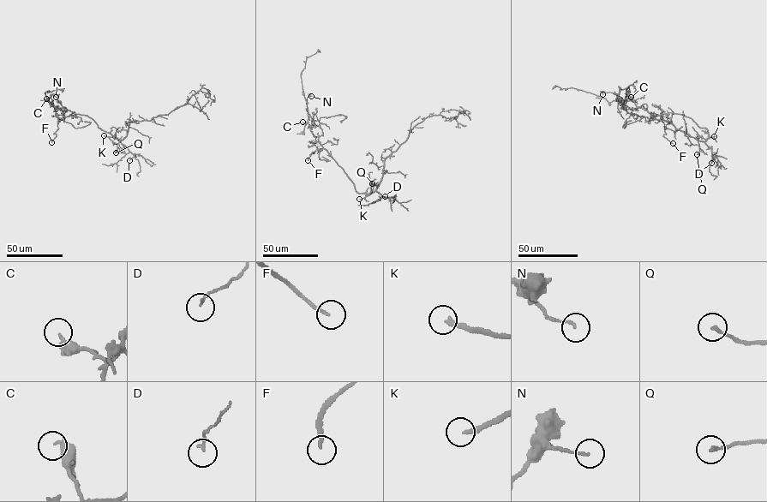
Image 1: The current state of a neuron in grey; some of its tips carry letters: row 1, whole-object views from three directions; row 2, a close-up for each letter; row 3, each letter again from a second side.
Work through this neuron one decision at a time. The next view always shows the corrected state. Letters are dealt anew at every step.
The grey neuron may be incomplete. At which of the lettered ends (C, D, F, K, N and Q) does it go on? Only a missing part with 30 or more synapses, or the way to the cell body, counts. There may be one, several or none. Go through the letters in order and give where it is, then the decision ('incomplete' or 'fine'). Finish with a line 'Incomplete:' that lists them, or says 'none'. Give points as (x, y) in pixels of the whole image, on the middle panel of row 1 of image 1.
C: place (302, 122); fine
D: place (385, 196); fine
F: place (308, 160); incomplete
K: place (359, 199); incomplete
N: place (311, 96); fine
Q: place (372, 183); fine
Incomplete: F, K

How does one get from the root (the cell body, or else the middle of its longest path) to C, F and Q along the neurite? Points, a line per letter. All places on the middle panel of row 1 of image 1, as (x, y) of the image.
C: (362, 194), (356, 192), (347, 174), (310, 130), (311, 116), (306, 123), (302, 122)
F: (362, 194), (356, 192), (353, 182), (326, 150), (316, 150), (309, 154), (312, 152), (308, 160)
Q: (362, 194), (369, 194), (374, 190), (377, 186), (374, 185), (377, 185), (372, 183)

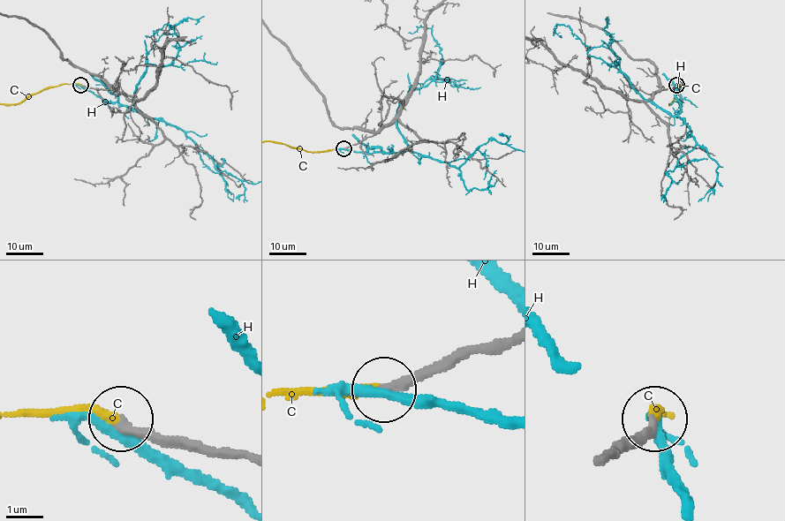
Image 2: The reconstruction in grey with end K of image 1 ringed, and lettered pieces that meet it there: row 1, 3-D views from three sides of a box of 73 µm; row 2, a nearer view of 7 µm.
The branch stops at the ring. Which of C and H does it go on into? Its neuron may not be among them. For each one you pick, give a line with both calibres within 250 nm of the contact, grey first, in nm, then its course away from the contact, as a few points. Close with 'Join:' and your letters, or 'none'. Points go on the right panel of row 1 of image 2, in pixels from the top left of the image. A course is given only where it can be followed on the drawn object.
C: Thickness 280 nm (grey) against 240 nm
Join: C

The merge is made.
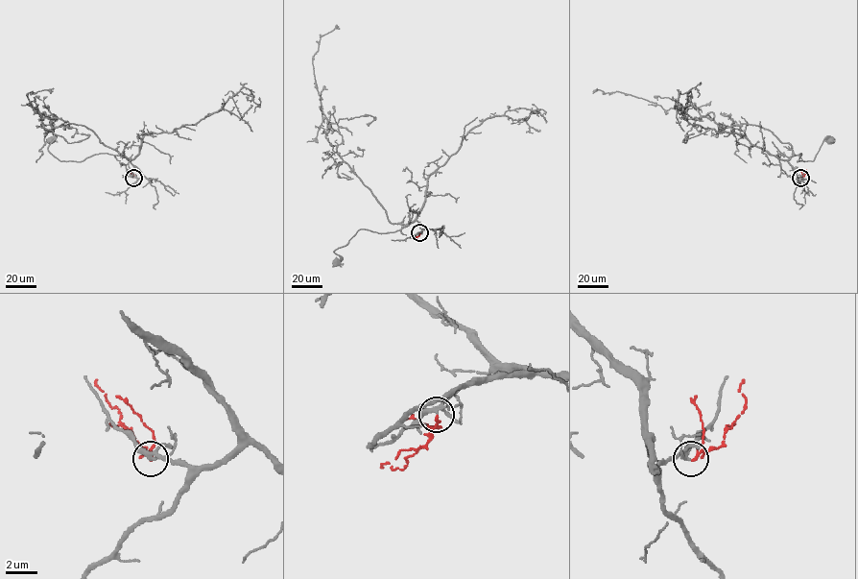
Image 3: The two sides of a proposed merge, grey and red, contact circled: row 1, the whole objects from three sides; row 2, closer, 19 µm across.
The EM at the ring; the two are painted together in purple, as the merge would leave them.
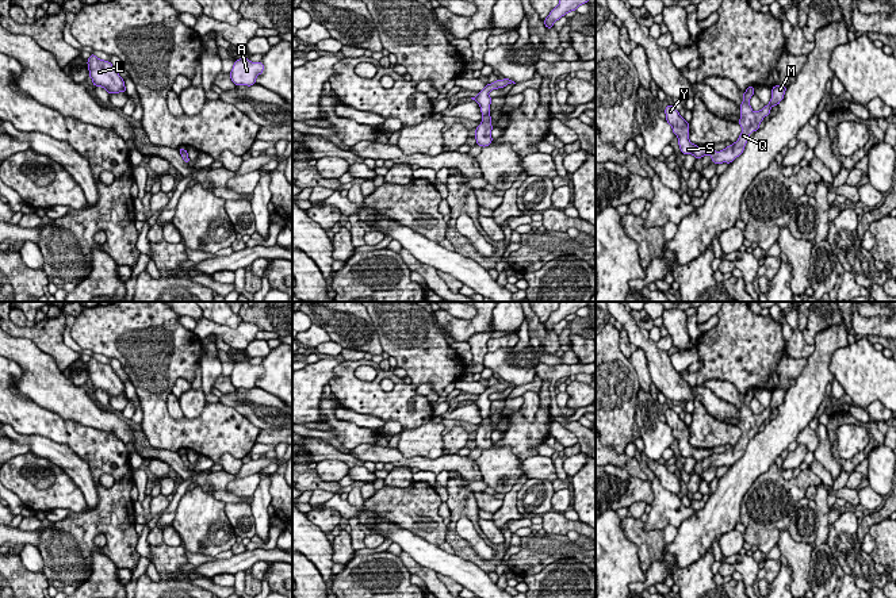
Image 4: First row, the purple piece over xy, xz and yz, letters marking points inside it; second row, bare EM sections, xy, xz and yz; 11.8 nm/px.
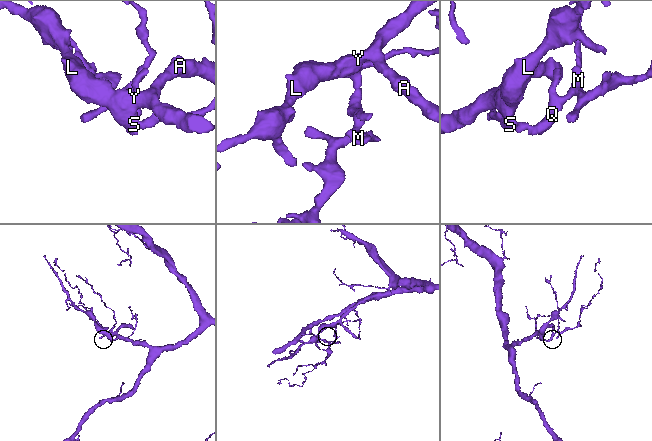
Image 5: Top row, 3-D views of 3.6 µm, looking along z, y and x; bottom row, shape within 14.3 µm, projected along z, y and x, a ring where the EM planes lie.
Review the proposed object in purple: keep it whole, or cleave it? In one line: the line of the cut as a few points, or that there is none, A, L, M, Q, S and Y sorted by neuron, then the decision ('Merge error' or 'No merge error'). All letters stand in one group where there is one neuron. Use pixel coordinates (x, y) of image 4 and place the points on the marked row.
Split along xz (489, 114), (483, 117). Groups: A L S Y / M Q. Merge error

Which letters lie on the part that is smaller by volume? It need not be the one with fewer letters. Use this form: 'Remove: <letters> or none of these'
Remove: M, Q

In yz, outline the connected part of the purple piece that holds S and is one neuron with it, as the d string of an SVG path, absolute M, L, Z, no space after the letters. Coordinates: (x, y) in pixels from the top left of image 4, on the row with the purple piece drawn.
M671 104L666 107L665 114L674 135L678 137L681 153L701 158L713 152L712 146L697 146L689 141L689 122L686 122Z

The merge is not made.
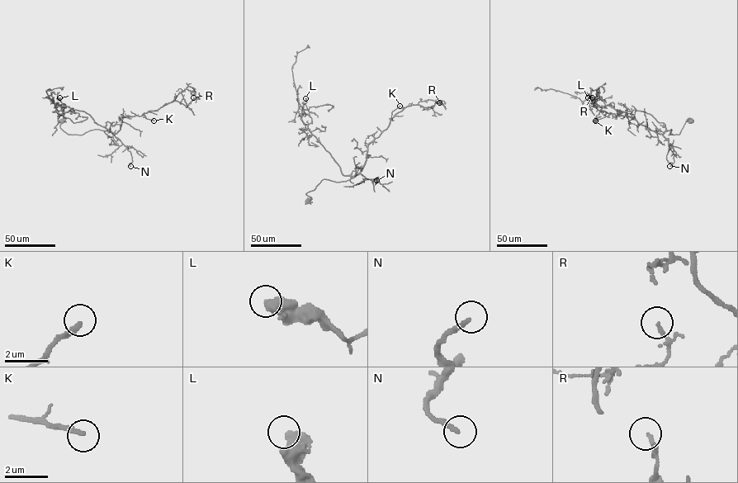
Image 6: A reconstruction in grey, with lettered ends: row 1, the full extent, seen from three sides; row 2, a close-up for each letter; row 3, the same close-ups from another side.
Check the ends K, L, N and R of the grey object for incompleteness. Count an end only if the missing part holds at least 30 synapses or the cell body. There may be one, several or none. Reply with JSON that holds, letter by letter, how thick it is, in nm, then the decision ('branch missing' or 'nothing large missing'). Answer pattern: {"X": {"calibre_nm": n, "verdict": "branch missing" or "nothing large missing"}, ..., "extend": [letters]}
{"K": {"calibre_nm": 200, "verdict": "nothing large missing"}, "L": {"calibre_nm": 550, "verdict": "nothing large missing"}, "N": {"calibre_nm": 200, "verdict": "nothing large missing"}, "R": {"calibre_nm": 110, "verdict": "nothing large missing"}, "extend": []}

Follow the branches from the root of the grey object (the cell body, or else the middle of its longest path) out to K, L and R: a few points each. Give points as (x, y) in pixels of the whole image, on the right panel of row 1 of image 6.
K: (691, 120), (686, 121), (678, 134), (669, 134), (670, 129), (656, 133), (629, 116), (612, 113), (595, 120)
L: (691, 120), (678, 134), (669, 134), (671, 130), (649, 113), (619, 112), (600, 97), (588, 97)
R: (691, 120), (678, 134), (656, 133), (633, 117), (599, 111), (597, 92), (596, 106), (592, 97)

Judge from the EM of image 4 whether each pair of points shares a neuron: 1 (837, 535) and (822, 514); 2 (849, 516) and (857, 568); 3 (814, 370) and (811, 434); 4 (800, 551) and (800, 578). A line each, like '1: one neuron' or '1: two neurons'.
1: two neurons
2: one neuron
3: two neurons
4: one neuron

